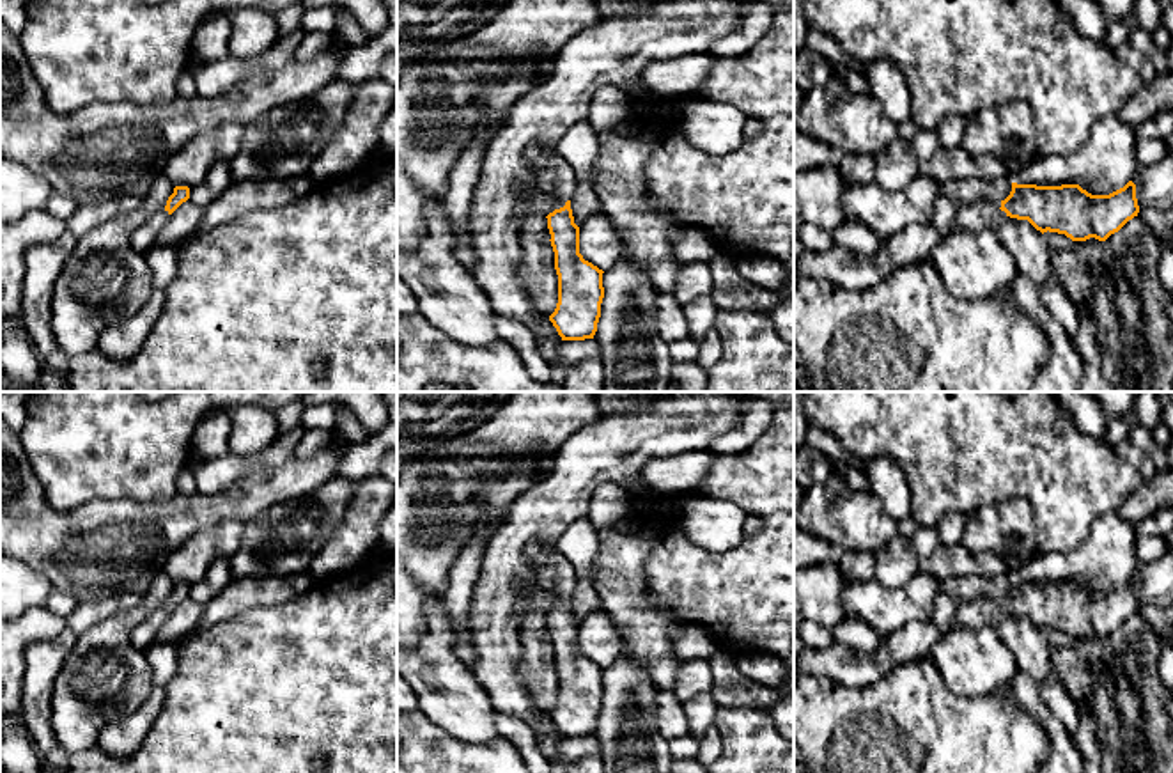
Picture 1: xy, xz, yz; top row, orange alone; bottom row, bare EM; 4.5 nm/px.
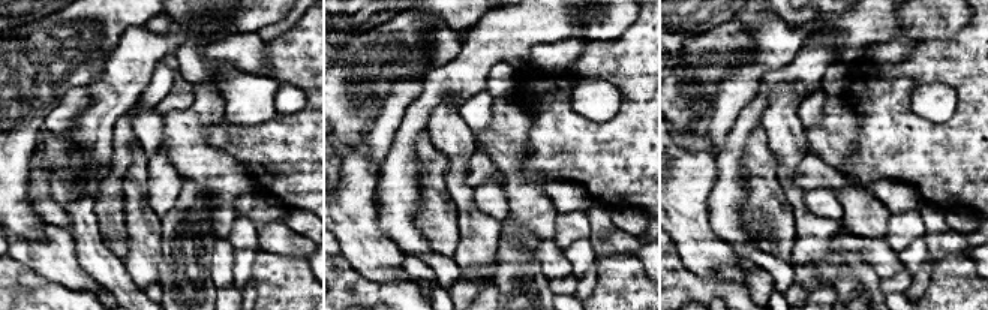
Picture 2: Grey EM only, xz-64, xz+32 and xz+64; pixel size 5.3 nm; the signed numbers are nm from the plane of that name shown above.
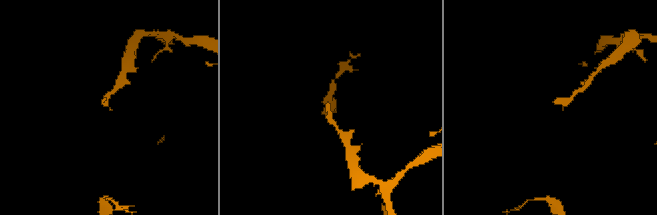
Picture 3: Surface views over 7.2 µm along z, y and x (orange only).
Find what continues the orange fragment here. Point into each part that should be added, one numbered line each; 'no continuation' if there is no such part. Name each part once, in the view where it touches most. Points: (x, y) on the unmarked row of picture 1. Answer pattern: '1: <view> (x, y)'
1: xz (555, 575)

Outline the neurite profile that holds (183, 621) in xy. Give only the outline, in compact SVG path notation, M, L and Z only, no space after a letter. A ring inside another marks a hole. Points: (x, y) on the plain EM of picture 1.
M188 596L170 612L154 642L174 642L181 645L190 640L197 633L202 612L204 606Z

